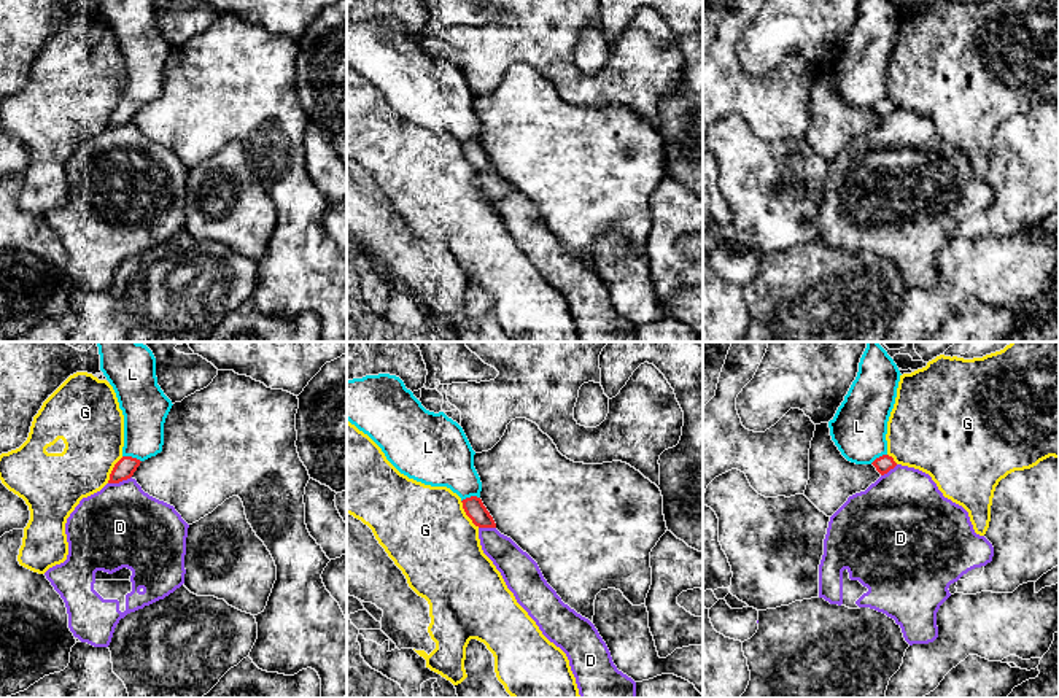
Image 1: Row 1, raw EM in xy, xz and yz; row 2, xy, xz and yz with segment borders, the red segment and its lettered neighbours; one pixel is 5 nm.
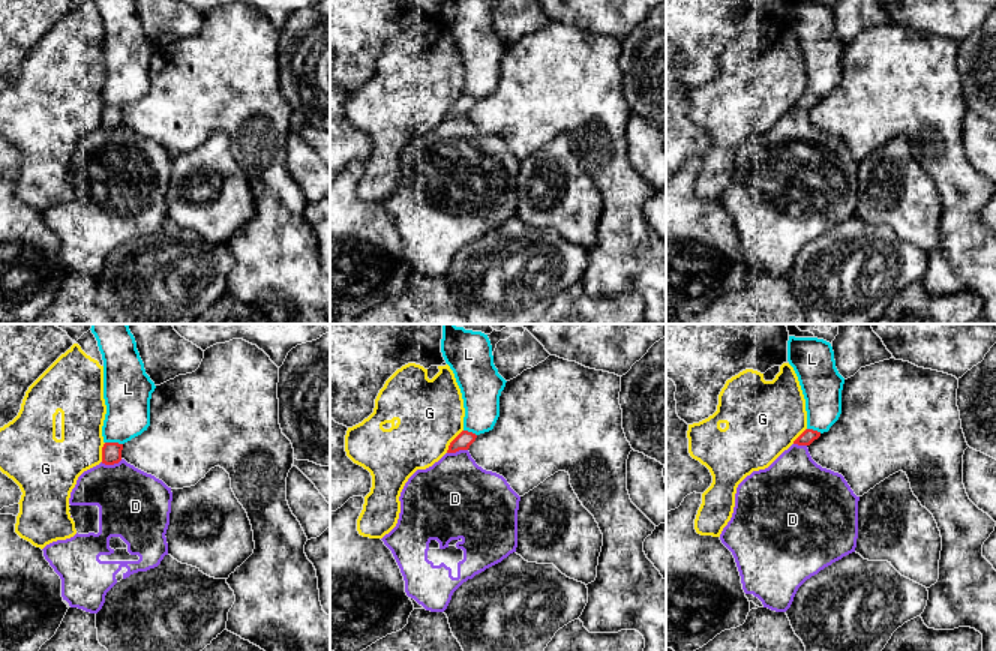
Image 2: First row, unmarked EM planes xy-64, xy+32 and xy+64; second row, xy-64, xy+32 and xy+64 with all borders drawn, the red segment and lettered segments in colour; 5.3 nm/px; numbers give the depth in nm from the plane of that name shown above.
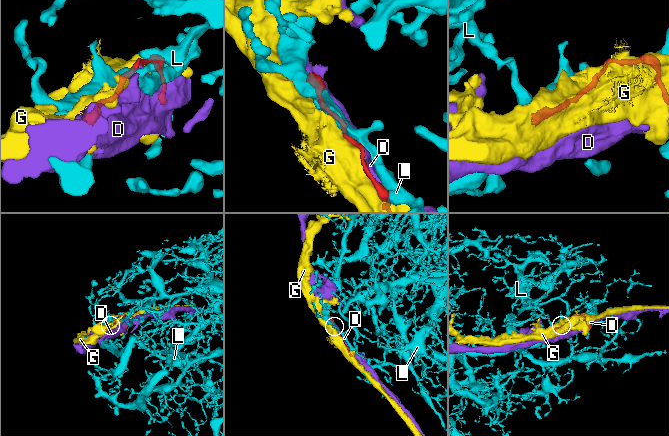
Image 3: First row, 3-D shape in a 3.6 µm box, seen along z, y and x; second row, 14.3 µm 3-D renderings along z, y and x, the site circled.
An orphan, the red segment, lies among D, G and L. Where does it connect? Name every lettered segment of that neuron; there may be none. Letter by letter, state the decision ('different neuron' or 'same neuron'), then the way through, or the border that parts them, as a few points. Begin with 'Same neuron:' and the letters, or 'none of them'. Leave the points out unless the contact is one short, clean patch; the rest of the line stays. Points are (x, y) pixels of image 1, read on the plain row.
Same neuron: D
D: same neuron
G: different neuron
L: different neuron

